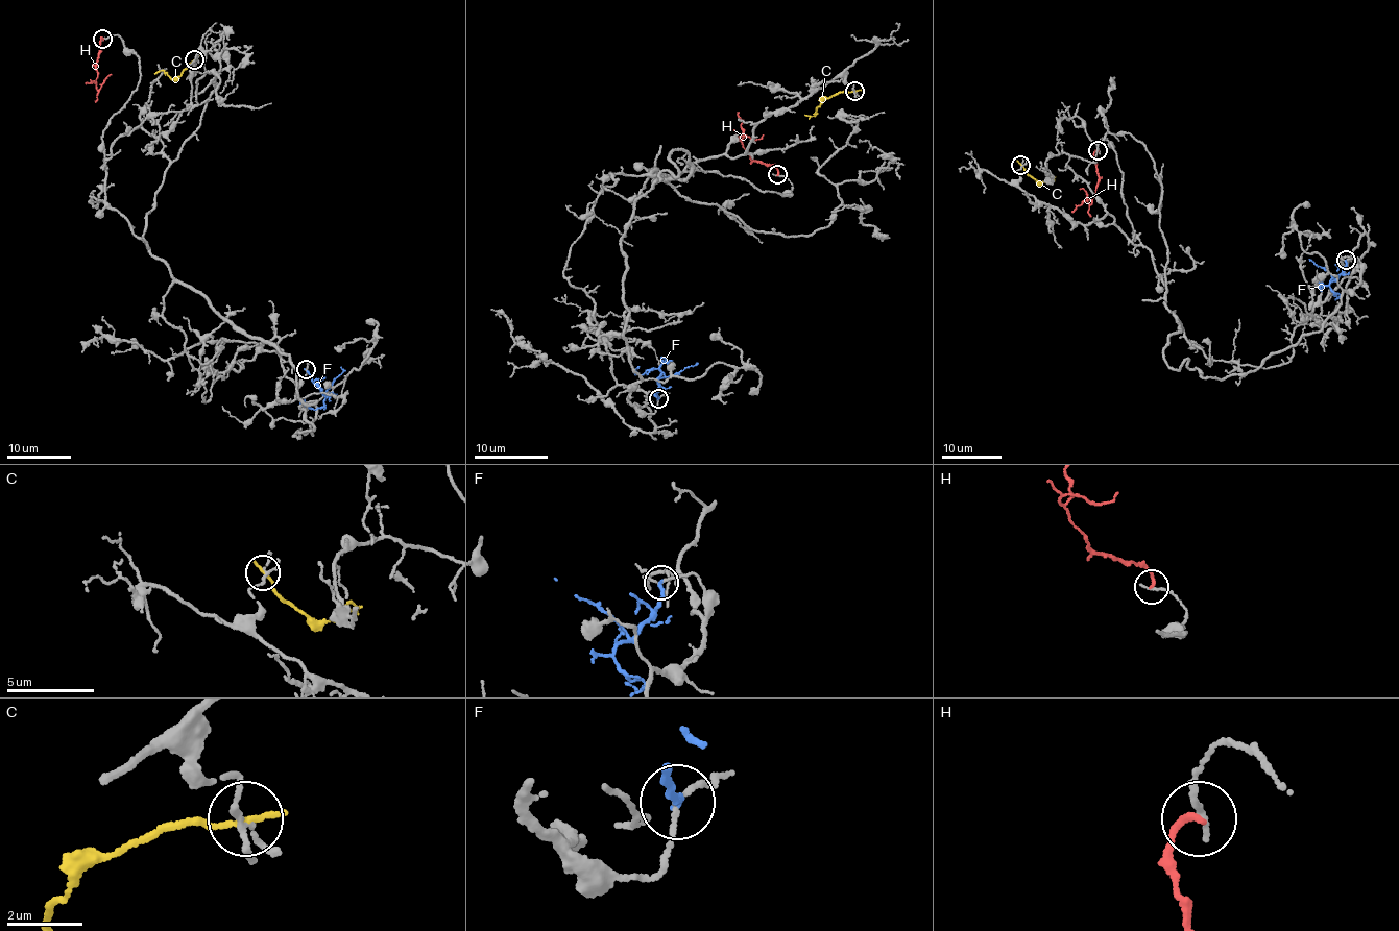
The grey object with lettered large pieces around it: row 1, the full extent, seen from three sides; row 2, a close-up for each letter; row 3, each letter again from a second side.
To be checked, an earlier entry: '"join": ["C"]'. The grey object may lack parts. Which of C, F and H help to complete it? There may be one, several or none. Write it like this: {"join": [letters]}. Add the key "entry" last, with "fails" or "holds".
{"join": [], "entry": "fails"}

